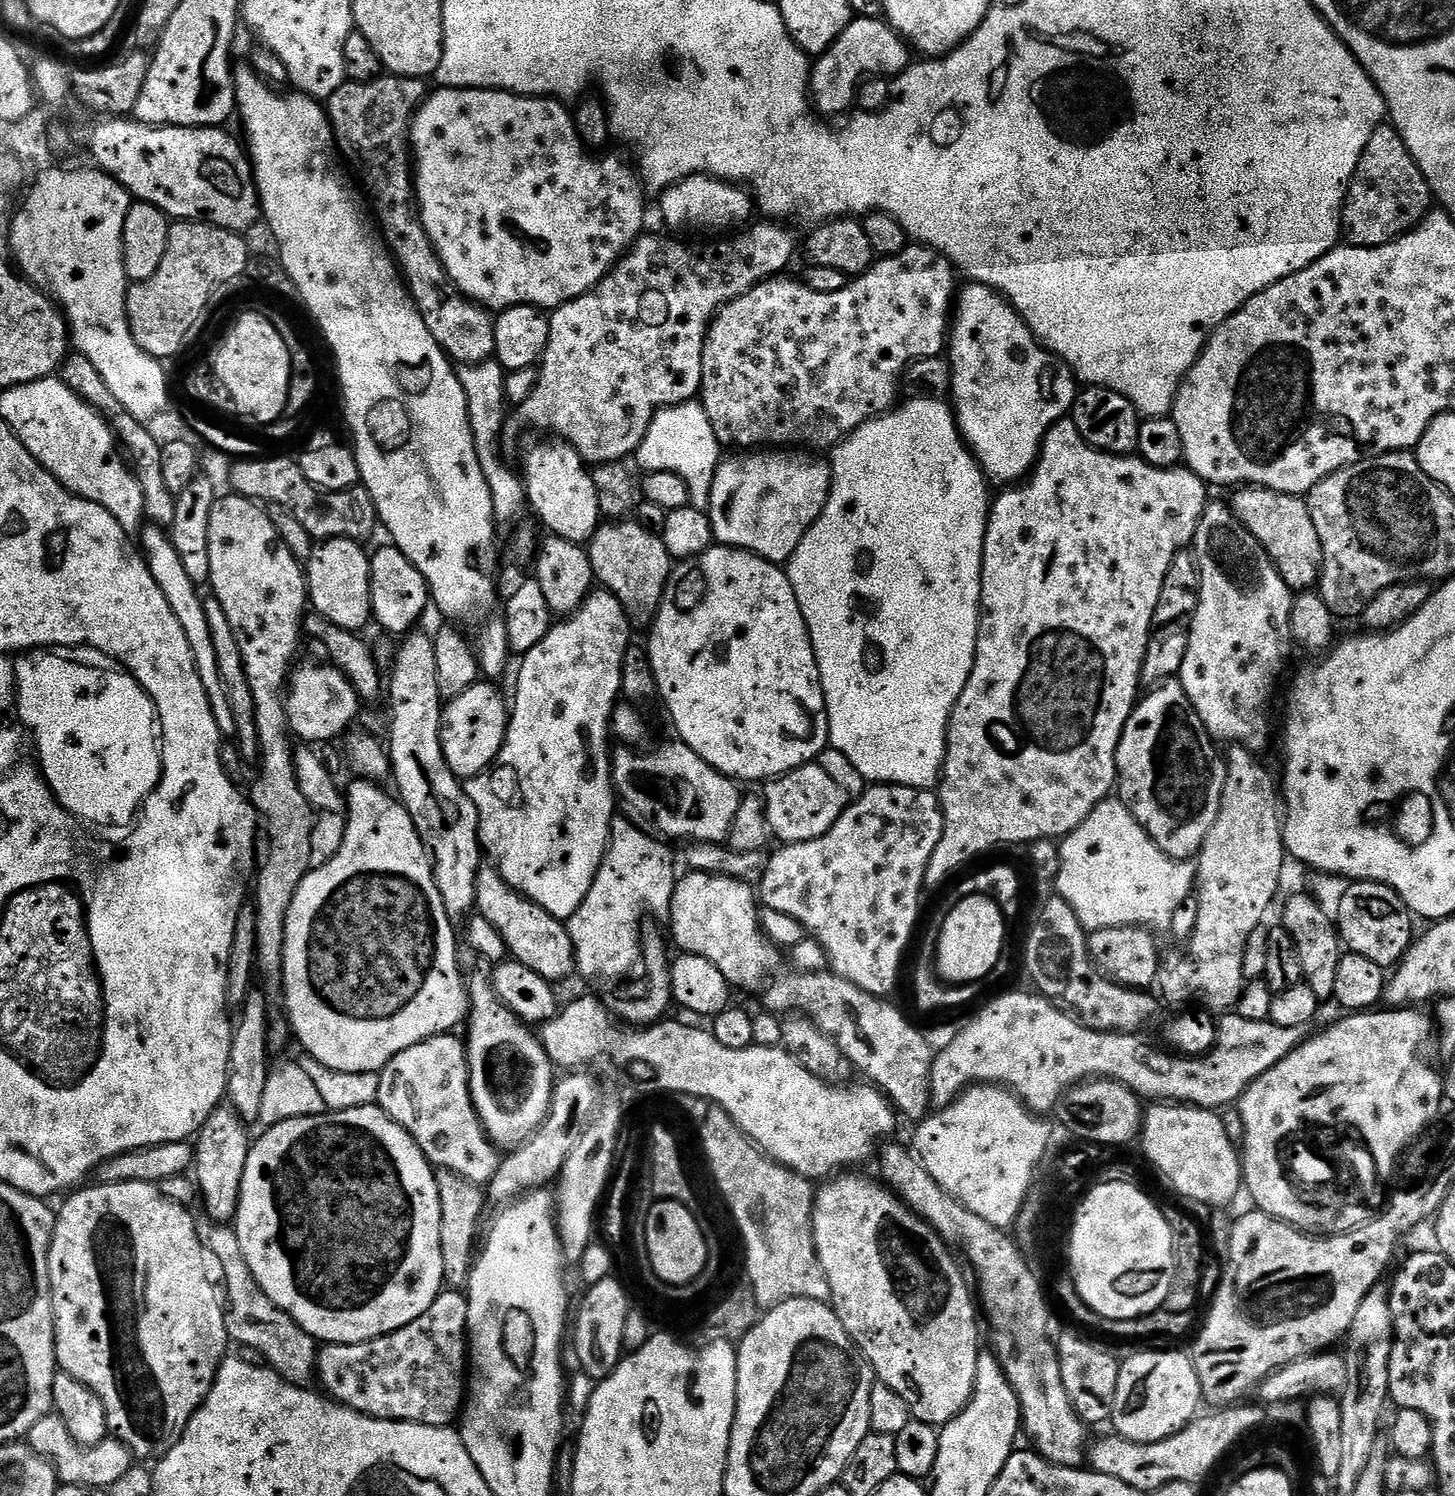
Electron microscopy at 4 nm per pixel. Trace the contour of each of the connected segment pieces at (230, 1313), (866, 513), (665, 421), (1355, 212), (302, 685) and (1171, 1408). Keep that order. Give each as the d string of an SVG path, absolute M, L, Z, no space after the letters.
M204 1222L199 1225L200 1243L209 1253L216 1255L220 1268L224 1271L224 1288L226 1293L226 1319L228 1335L237 1345L254 1346L260 1351L268 1367L292 1384L308 1386L318 1376L318 1342L294 1318L287 1316L272 1299L258 1286L250 1266L246 1266L246 1258L242 1254L242 1246L236 1237L235 1227L228 1224Z
M924 399L928 400L908 400L904 405L901 403L893 407L891 412L872 417L866 423L859 424L831 449L832 489L828 501L802 542L798 542L798 550L794 550L794 554L786 561L786 571L790 586L794 586L802 618L806 618L810 642L814 646L814 658L818 662L820 685L828 711L828 739L831 747L842 750L842 754L846 754L846 758L854 762L858 774L862 774L865 781L905 784L932 790L937 787L942 775L948 745L948 719L970 678L970 670L976 657L990 480L973 456L971 448L964 443L960 427L956 424L955 411L943 399Z
M695 399L674 404L671 408L661 408L650 422L644 440L634 453L634 460L644 467L645 473L673 472L686 482L691 507L707 509L710 486L714 482L716 465L722 459L722 445L706 418L706 410Z
M1385 122L1381 124L1378 130L1374 130L1374 134L1370 134L1370 142L1366 142L1366 150L1362 150L1362 158L1358 162L1358 166L1354 170L1352 180L1348 183L1348 194L1344 198L1344 211L1342 213L1342 232L1345 237L1349 236L1349 241L1355 242L1360 246L1375 246L1377 244L1388 244L1391 240L1397 240L1400 236L1403 236L1405 232L1409 232L1411 228L1416 227L1430 211L1430 205L1433 203L1434 197L1432 195L1432 189L1428 187L1426 178L1422 174L1422 170L1414 162L1414 158L1410 154L1410 150L1406 146L1406 142L1398 134L1398 130L1393 128L1391 123Z
M327 663L302 664L290 676L287 701L288 725L291 731L297 737L300 735L304 739L302 741L313 745L320 744L323 740L332 740L335 736L343 737L353 727L352 719L355 721L361 715L362 699L359 693L337 667Z
M1140 1352L1120 1366L1111 1427L1136 1444L1153 1444L1182 1430L1201 1411L1198 1374L1191 1355L1180 1352Z

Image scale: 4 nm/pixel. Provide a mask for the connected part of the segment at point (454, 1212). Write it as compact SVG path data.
M436 1168L438 1182L438 1198L442 1206L442 1274L445 1285L452 1290L464 1290L468 1287L468 1275L472 1272L474 1251L478 1242L476 1234L480 1226L480 1218L484 1214L486 1192L483 1187L445 1168Z

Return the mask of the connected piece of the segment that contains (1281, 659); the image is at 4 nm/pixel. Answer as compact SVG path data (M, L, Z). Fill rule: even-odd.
M1212 502L1204 509L1202 518L1196 527L1196 535L1192 537L1190 548L1196 557L1196 565L1200 571L1200 597L1195 612L1191 613L1190 616L1192 628L1187 629L1186 662L1182 662L1182 670L1178 677L1180 685L1186 690L1194 710L1198 710L1198 718L1202 718L1202 722L1213 741L1232 740L1228 742L1235 742L1237 745L1247 748L1253 754L1260 754L1260 751L1267 746L1268 739L1272 736L1272 716L1268 713L1268 707L1272 704L1272 695L1276 692L1276 683L1279 682L1280 675L1283 674L1284 667L1288 664L1288 655L1291 654L1292 648L1294 649L1292 631L1290 630L1290 610L1292 609L1294 593L1291 588L1286 586L1286 582L1282 582L1282 574L1278 574L1278 570L1274 566L1270 554L1262 546L1262 542L1258 542L1258 538L1240 521L1227 503L1216 504L1216 502Z

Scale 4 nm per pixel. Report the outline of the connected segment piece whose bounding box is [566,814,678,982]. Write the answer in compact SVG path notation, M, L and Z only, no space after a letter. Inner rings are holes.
M617 814L612 818L612 833L608 839L608 853L604 856L604 861L600 863L600 868L596 871L594 878L594 886L590 886L590 894L586 894L586 898L582 902L582 906L578 906L578 910L567 920L568 933L576 947L576 972L579 975L584 975L588 980L612 980L608 982L620 982L625 979L624 976L632 967L641 963L642 957L640 954L640 925L645 919L646 914L651 914L653 917L662 918L668 916L668 911L672 905L672 895L676 889L676 882L678 879L678 871L672 865L672 852L664 844L663 839L657 838L651 831L645 830L639 824L635 824L633 820L628 819L623 814Z

